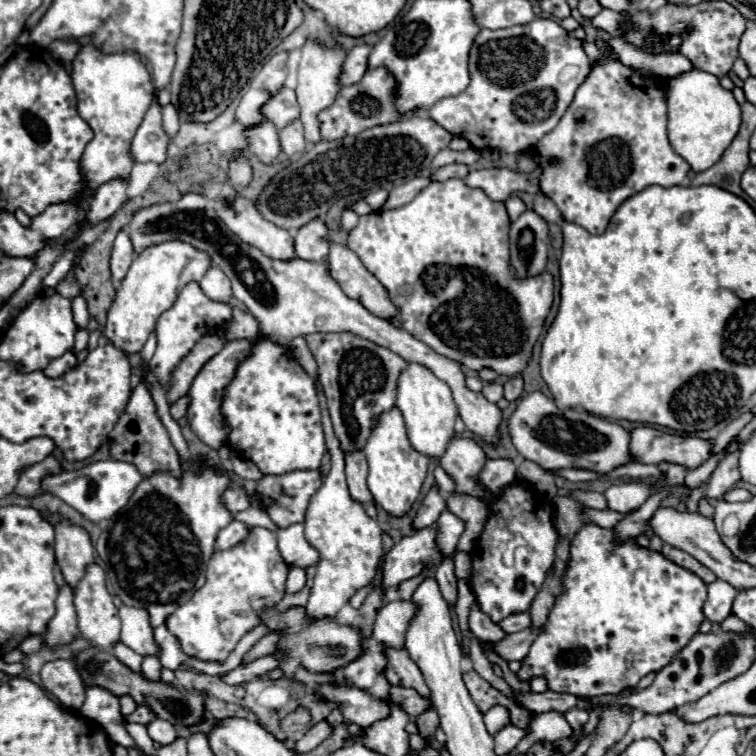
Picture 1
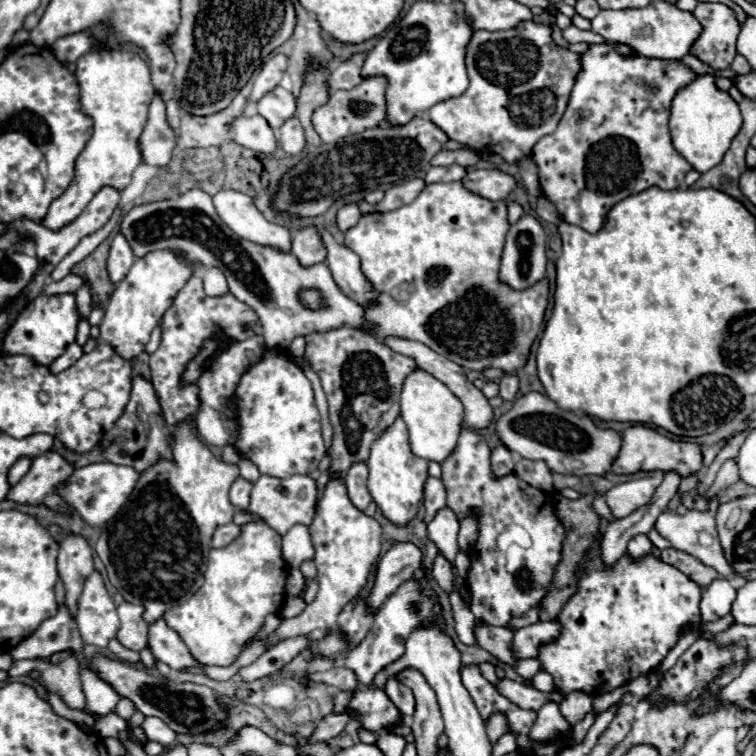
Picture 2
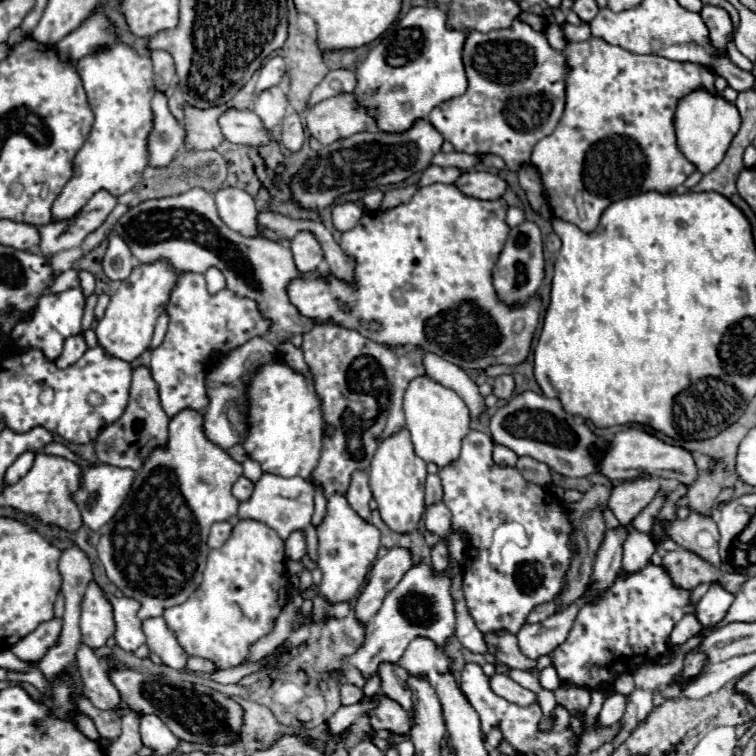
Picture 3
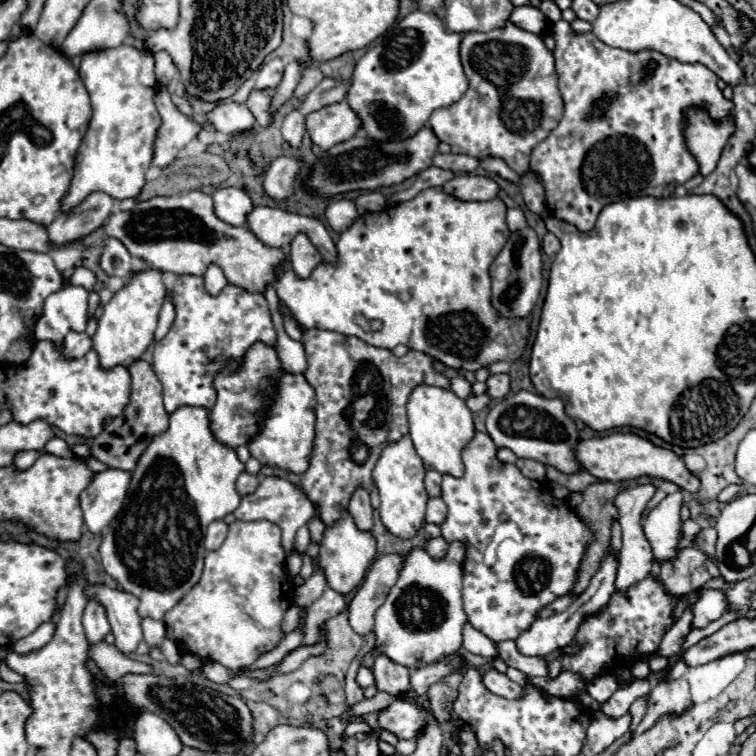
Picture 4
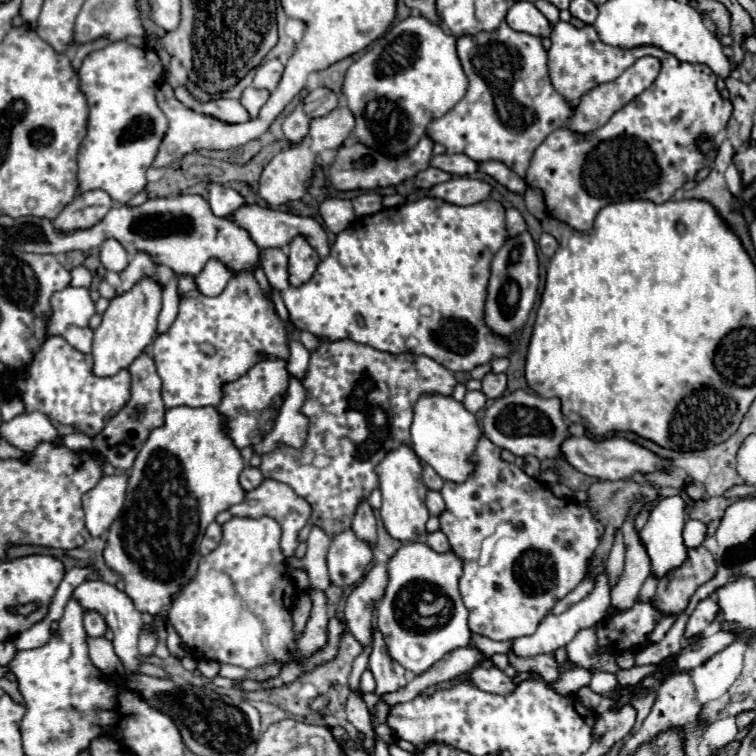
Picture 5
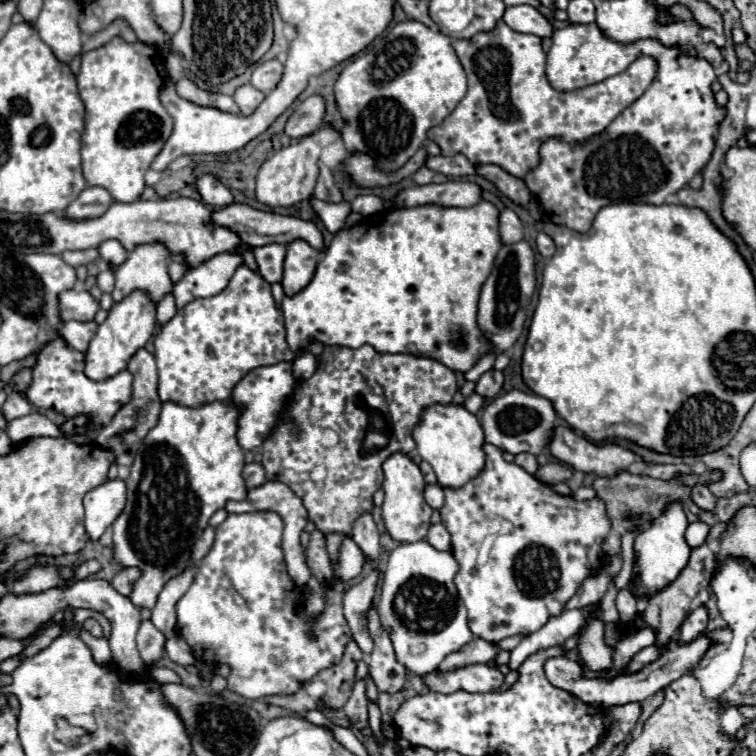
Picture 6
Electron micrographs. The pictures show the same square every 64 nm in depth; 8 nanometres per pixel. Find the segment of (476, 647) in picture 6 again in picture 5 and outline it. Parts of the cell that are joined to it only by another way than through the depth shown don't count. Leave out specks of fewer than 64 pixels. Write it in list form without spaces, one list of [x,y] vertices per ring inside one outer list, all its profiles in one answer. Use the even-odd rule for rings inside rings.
[[[470,646],[458,648],[454,652],[448,652],[444,658],[440,658],[426,672],[414,676],[404,688],[400,688],[396,692],[390,692],[390,694],[382,694],[380,698],[388,706],[394,706],[398,702],[414,700],[416,696],[424,694],[432,686],[436,686],[440,682],[446,682],[446,680],[452,680],[452,678],[456,678],[456,676],[460,676],[464,672],[470,672],[482,660],[484,660],[484,656],[478,650],[474,650]]]

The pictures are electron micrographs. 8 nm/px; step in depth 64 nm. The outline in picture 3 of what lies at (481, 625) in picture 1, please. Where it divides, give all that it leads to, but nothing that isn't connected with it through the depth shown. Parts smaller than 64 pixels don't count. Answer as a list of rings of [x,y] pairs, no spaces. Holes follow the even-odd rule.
[[[496,630],[496,632],[486,632],[484,634],[484,642],[488,646],[488,652],[502,664],[510,666],[510,668],[518,668],[518,670],[532,670],[534,668],[534,660],[528,660],[526,656],[522,656],[522,652],[518,650],[516,644],[516,636],[506,632],[506,630]]]

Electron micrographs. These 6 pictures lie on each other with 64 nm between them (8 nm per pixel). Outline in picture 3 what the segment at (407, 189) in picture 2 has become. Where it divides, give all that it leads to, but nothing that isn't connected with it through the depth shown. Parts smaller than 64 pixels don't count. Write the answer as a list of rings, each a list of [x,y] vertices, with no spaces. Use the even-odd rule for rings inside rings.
[[[410,184],[410,186],[404,186],[404,188],[392,188],[386,192],[382,204],[380,204],[380,210],[390,210],[390,208],[396,208],[404,202],[408,202],[414,194],[418,192],[418,184]]]

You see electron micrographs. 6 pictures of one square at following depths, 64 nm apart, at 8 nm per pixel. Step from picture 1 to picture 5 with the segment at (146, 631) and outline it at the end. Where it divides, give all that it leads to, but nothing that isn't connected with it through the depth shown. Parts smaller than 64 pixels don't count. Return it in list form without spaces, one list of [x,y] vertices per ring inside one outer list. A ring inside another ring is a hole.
[[[86,580],[86,582],[82,582],[74,590],[74,598],[78,598],[80,604],[86,610],[98,610],[106,618],[106,624],[114,632],[114,642],[112,642],[114,650],[122,658],[122,662],[126,666],[126,674],[132,674],[136,670],[136,666],[140,664],[140,660],[138,660],[138,636],[142,632],[142,614],[134,608],[132,598],[126,592],[118,590],[112,584],[106,584],[102,580],[94,580],[94,582]]]

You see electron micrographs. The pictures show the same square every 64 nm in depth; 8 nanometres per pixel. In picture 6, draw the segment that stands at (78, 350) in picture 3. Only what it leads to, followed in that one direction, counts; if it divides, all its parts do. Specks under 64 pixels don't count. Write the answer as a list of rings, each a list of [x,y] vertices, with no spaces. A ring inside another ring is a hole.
[[[72,320],[72,322],[68,322],[68,324],[64,326],[62,338],[64,338],[72,348],[76,348],[76,350],[80,350],[80,352],[86,352],[92,336],[96,334],[96,328],[98,328],[96,322],[84,322],[84,324],[80,324],[80,322]]]

